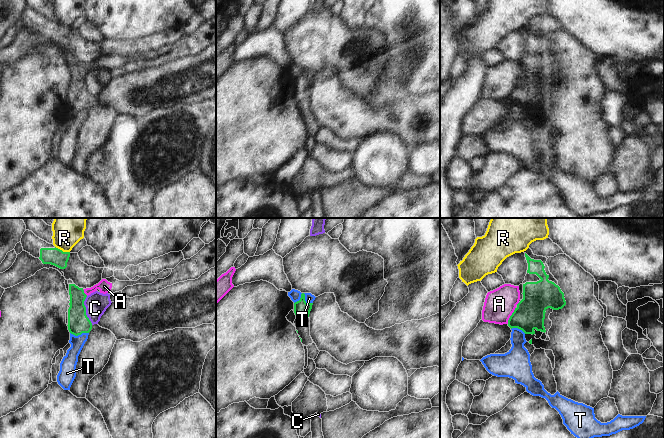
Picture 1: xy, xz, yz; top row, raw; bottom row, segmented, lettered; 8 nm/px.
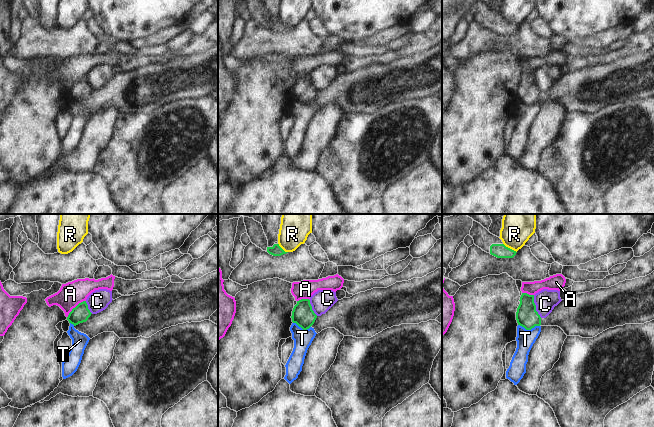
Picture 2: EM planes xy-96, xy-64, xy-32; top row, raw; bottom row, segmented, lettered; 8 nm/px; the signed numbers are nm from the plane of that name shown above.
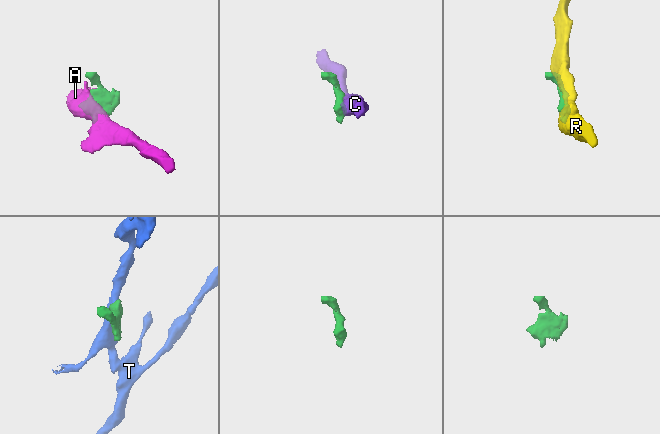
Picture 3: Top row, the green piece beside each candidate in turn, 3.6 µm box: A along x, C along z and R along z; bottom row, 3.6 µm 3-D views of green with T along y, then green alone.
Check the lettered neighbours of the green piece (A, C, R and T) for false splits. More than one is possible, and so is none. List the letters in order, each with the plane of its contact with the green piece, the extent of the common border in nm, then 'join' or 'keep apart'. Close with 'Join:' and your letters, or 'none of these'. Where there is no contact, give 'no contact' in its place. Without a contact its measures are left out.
A: meets green in yz; contact 150 nm long; keep apart
C: meets green in xy; contact 240 nm long; keep apart
R: meets green in xy; contact 130 nm long; keep apart
T: meets green in xz; contact 150 nm long; keep apart
Join: none of these

